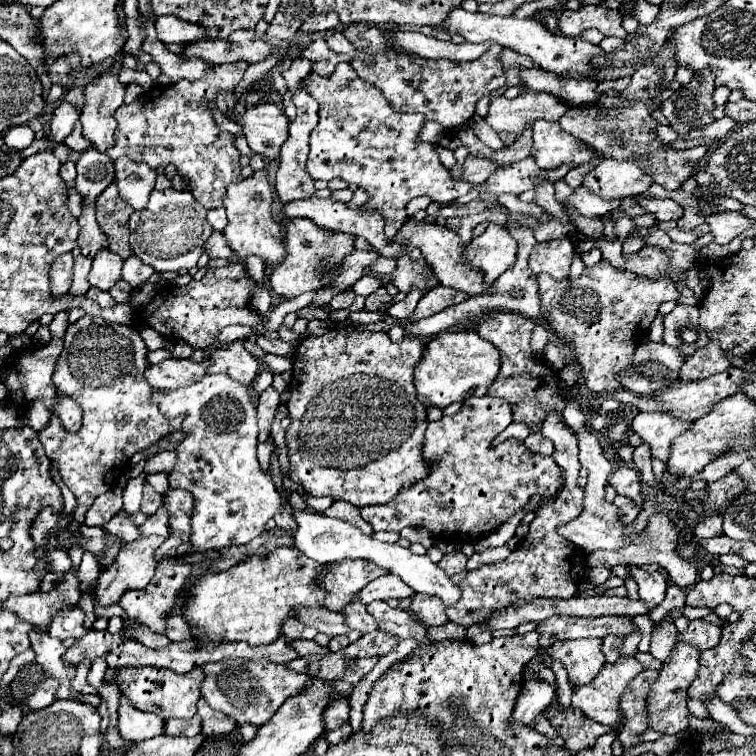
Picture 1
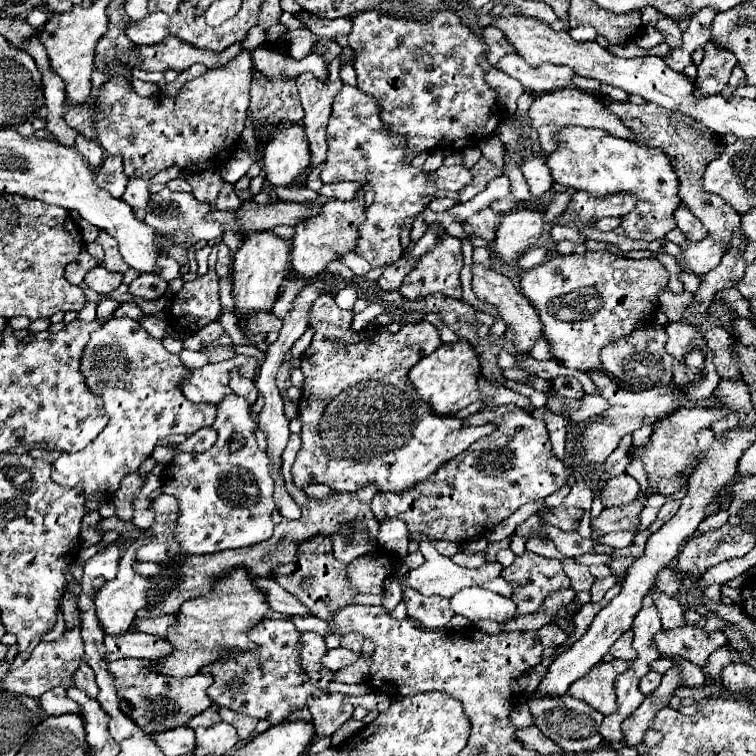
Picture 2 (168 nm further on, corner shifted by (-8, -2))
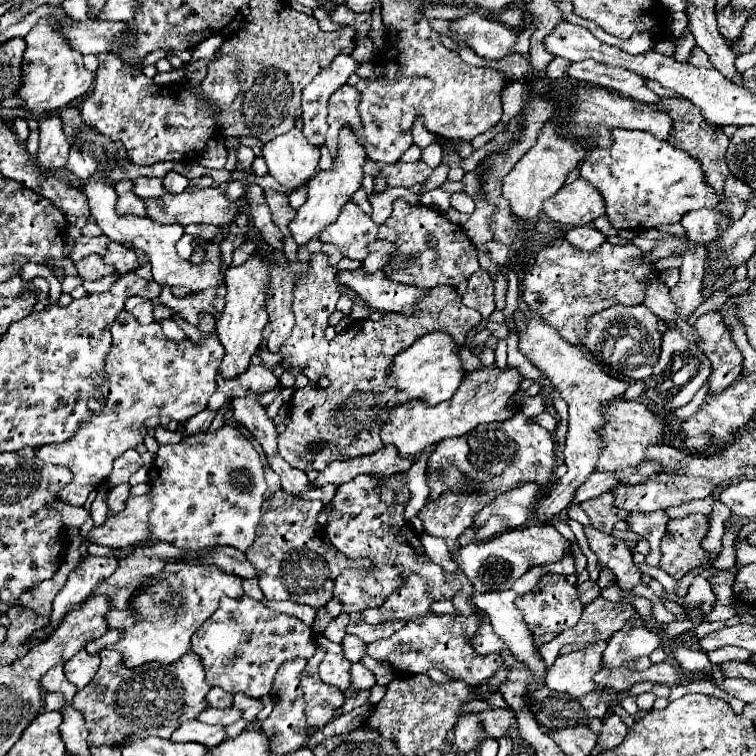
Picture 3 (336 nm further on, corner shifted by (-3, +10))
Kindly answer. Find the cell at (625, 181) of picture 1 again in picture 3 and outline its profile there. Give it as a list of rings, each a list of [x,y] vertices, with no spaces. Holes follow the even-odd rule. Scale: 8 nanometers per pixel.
[[[577,178],[573,184],[563,186],[555,196],[545,200],[543,214],[559,224],[585,226],[605,214],[605,200],[587,180]]]

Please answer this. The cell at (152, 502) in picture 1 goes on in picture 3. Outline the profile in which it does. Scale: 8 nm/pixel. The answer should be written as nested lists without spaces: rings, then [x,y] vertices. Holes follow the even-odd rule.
[[[121,484],[121,486],[111,488],[109,494],[107,494],[107,506],[115,512],[121,512],[125,508],[127,498],[129,498],[129,490],[131,490],[129,484]]]

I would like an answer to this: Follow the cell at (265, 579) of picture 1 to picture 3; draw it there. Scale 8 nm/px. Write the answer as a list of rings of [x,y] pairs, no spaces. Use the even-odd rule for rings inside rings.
[[[167,564],[165,572],[145,580],[145,592],[133,600],[133,616],[137,618],[137,624],[129,626],[113,648],[123,654],[123,664],[127,668],[135,668],[145,662],[173,664],[191,650],[191,636],[219,608],[219,600],[223,596],[243,596],[241,582],[243,580],[239,576],[225,574],[215,564]]]

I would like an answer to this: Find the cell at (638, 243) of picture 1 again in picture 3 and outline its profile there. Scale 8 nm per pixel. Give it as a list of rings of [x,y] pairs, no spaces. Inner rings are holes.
[[[613,128],[611,140],[613,144],[609,148],[595,146],[587,150],[587,156],[581,162],[579,176],[585,178],[591,186],[595,186],[603,194],[605,214],[609,216],[609,222],[613,228],[617,230],[627,228],[633,232],[643,232],[649,228],[657,228],[661,224],[679,222],[685,212],[717,206],[717,194],[713,192],[713,188],[707,188],[701,166],[687,152],[671,146],[667,140],[657,140],[653,134],[643,132],[643,130]]]

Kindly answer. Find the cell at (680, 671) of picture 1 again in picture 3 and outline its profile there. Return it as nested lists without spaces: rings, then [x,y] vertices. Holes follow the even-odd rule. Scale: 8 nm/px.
[[[611,714],[609,718],[603,720],[603,730],[599,734],[599,744],[603,748],[615,748],[623,742],[627,734],[627,726],[623,724],[623,720],[617,714]]]

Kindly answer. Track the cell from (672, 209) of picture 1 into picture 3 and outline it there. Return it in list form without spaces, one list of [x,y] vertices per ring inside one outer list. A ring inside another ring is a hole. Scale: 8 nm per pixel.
[[[691,210],[681,218],[681,226],[685,228],[685,234],[693,242],[707,244],[717,236],[717,220],[721,220],[721,214],[717,210]]]

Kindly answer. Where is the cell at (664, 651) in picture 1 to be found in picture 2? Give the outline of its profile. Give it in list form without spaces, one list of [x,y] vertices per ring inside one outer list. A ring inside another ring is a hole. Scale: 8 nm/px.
[[[652,588],[650,594],[654,596],[654,606],[658,608],[658,614],[662,618],[662,628],[678,628],[684,624],[684,610],[680,606],[678,600],[666,596],[664,592],[660,592],[658,588]]]

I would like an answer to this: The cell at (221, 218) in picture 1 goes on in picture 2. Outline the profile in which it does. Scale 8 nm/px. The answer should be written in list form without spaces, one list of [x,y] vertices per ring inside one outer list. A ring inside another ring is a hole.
[[[224,182],[222,190],[218,192],[218,198],[216,198],[216,202],[214,202],[214,208],[216,208],[216,210],[236,210],[236,208],[238,208],[238,202],[240,202],[240,198],[234,194],[232,184]]]

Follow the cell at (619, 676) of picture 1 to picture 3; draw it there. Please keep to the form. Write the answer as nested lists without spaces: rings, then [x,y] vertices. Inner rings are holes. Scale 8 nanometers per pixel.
[[[605,640],[595,642],[591,648],[559,656],[549,668],[545,684],[555,692],[567,692],[581,698],[597,688],[593,676],[601,670],[601,658],[607,648]]]

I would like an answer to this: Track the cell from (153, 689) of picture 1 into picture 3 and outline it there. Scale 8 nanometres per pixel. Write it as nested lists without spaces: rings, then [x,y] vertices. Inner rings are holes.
[[[103,648],[99,656],[101,666],[97,674],[73,698],[73,706],[83,712],[87,720],[89,746],[119,746],[129,732],[137,732],[139,736],[169,738],[177,724],[197,718],[205,708],[205,696],[211,686],[205,682],[205,670],[199,656],[193,652],[173,664],[149,662],[133,670],[123,666],[123,658],[117,650]]]

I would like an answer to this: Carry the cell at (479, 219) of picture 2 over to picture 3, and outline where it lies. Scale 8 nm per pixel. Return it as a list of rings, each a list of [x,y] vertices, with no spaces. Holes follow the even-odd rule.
[[[459,192],[459,194],[451,194],[451,206],[459,212],[465,212],[465,214],[473,214],[475,212],[475,204],[471,200],[471,196],[467,196],[465,192]]]

